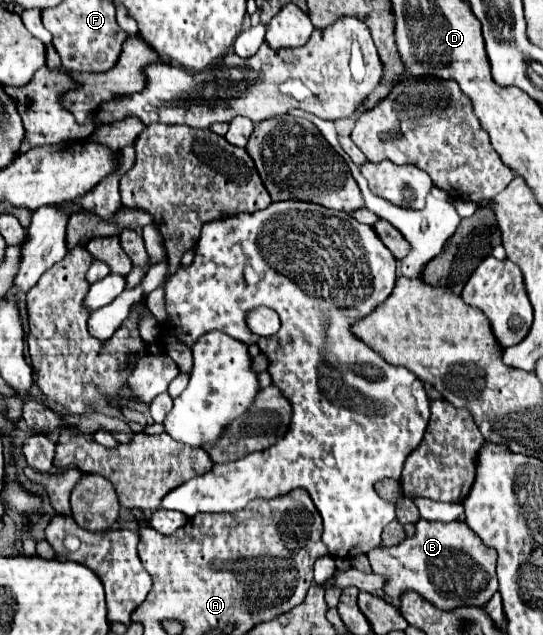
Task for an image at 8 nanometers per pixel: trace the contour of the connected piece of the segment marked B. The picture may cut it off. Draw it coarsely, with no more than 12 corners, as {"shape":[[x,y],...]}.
{"shape":[[464,521],[416,523],[368,553],[372,571],[322,587],[408,591],[442,611],[482,607],[496,551]]}

